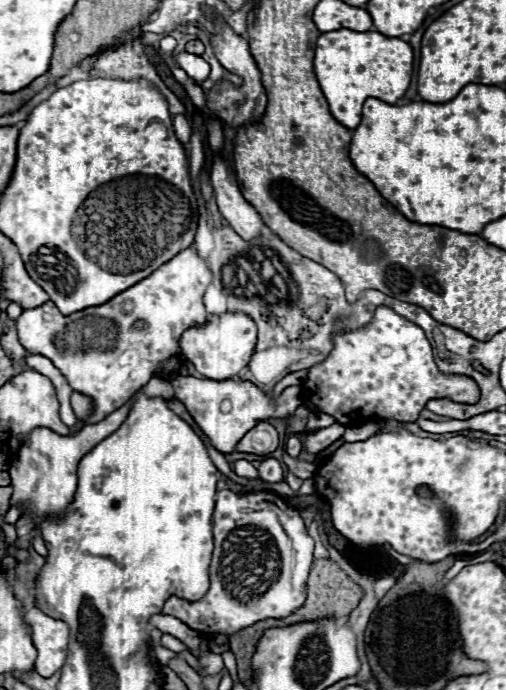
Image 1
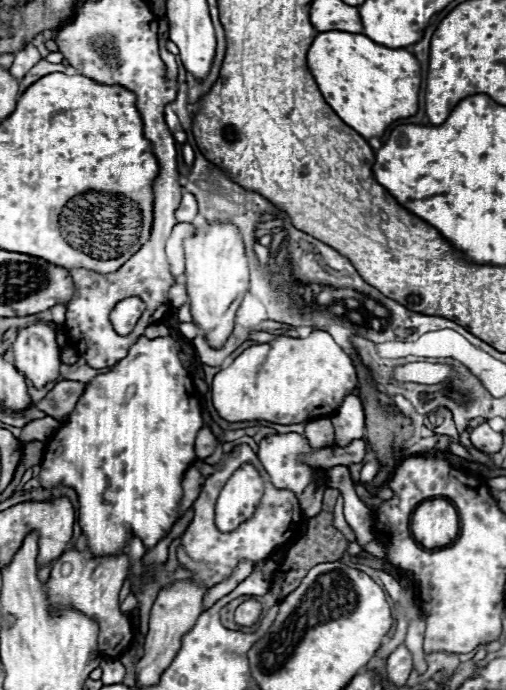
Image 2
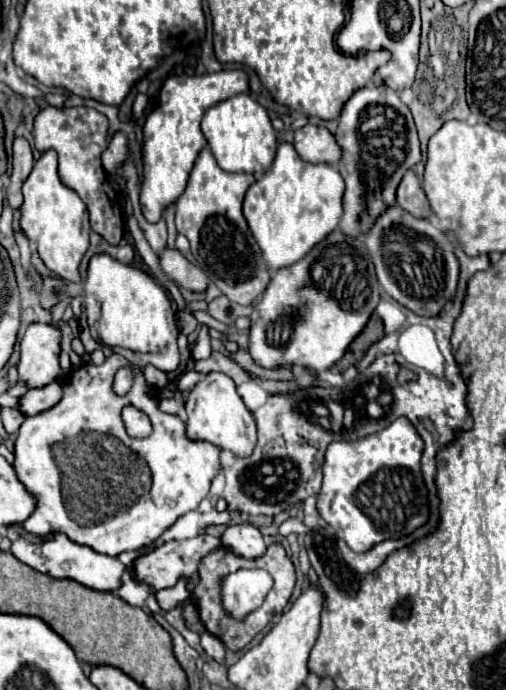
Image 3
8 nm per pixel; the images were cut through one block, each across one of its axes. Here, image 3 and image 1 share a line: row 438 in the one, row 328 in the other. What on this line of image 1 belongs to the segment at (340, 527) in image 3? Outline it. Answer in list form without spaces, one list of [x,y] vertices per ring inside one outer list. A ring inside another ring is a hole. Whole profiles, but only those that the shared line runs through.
[[[378,306],[370,324],[358,330],[340,332],[332,336],[332,352],[316,366],[308,370],[302,382],[302,392],[312,408],[318,408],[330,416],[350,416],[350,414],[376,414],[380,420],[394,418],[398,422],[414,422],[430,400],[452,400],[462,404],[474,404],[480,398],[478,384],[468,376],[442,374],[434,362],[432,346],[424,336],[424,330],[414,322],[402,318],[388,306]]]

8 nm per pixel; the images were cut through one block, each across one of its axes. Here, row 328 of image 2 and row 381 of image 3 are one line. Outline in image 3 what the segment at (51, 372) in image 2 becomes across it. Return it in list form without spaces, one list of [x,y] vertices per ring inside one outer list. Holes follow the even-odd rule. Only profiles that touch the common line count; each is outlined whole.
[[[32,324],[20,342],[18,374],[28,388],[42,388],[60,374],[60,330],[50,324]]]

